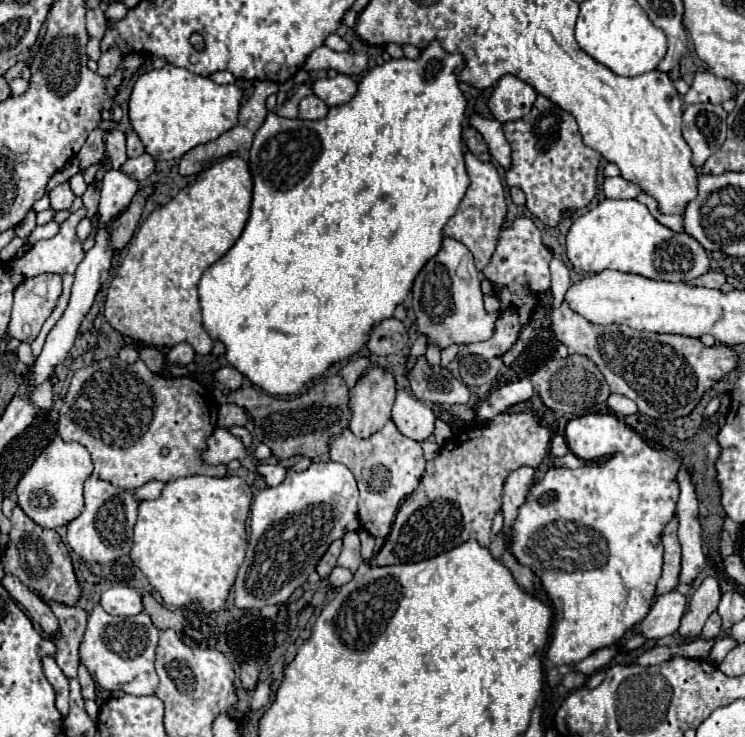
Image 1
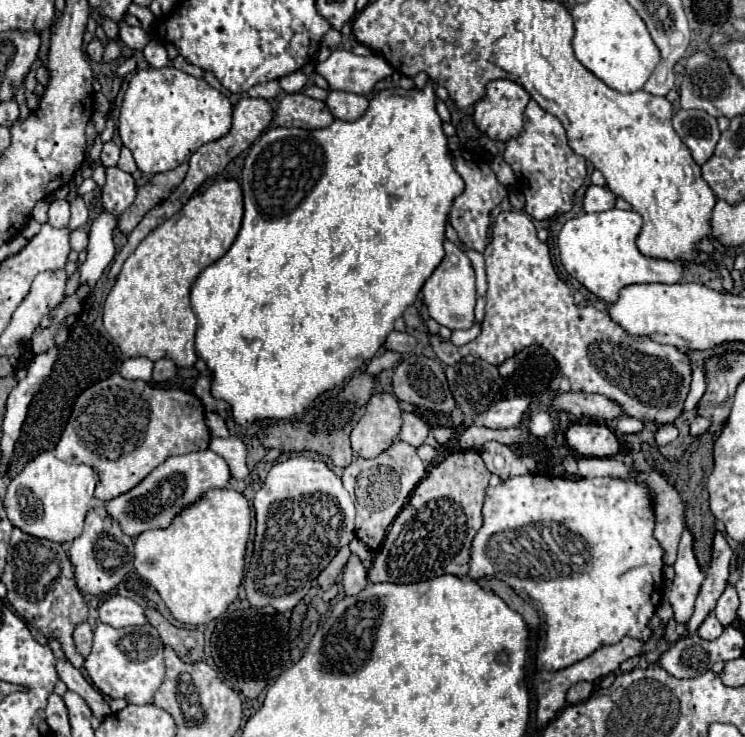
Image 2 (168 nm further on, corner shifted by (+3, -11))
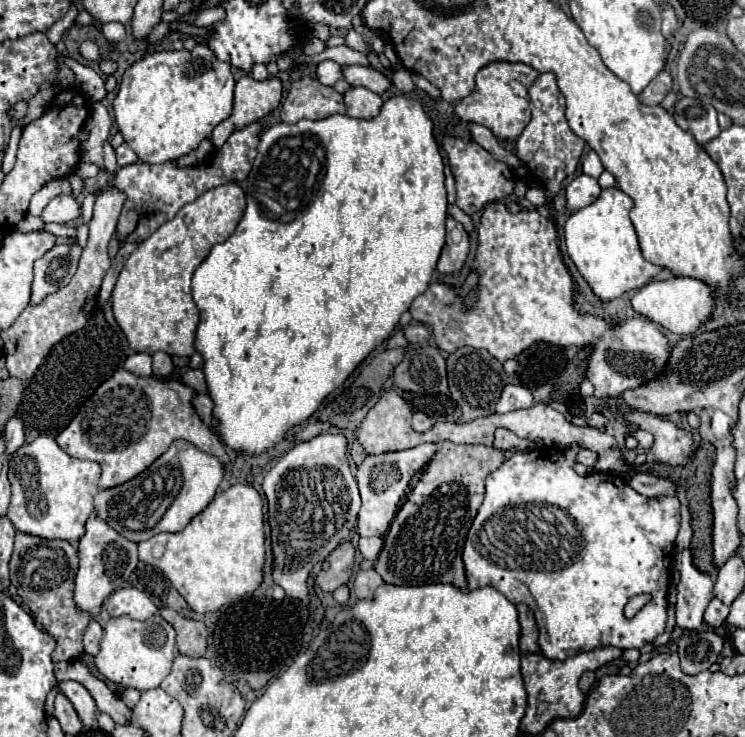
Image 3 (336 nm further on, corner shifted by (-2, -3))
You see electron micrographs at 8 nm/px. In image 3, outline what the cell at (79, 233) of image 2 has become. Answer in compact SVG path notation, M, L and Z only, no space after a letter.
M50 223L50 225L44 225L44 229L58 235L58 237L76 237L76 229L70 227L70 225L54 225L54 223Z

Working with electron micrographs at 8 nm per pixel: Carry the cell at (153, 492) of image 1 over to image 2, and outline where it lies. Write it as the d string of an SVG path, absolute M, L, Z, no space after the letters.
M211 449L167 457L157 469L153 469L131 491L105 501L105 511L113 517L121 531L129 537L137 537L149 529L167 529L171 521L189 505L199 501L209 489L223 489L229 481L229 465L223 457Z

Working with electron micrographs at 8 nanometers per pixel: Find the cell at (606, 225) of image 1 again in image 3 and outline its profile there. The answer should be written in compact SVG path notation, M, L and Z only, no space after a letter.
M602 189L602 195L592 205L574 211L566 221L564 235L568 255L592 291L604 301L622 297L630 289L640 289L662 271L662 267L646 261L638 247L636 231L630 221L632 207L634 201L620 189Z

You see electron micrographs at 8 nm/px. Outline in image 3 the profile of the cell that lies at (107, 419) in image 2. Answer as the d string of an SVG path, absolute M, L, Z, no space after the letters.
M118 369L94 391L86 407L76 413L56 441L70 457L100 463L100 489L122 485L140 475L168 449L174 439L184 439L226 463L228 457L218 437L194 411L194 395L196 391L180 381L138 377L126 369Z

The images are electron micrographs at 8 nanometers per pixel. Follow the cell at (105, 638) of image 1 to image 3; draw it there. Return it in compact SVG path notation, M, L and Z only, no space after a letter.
M126 615L114 617L104 625L104 637L100 643L100 653L94 663L108 681L132 687L138 691L148 691L160 687L162 679L170 673L174 659L174 629L160 615L152 615L146 621L136 621Z

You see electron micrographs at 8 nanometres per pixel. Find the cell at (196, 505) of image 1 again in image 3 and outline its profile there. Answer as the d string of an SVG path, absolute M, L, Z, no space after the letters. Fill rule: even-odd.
M230 485L216 495L210 505L200 511L182 531L158 533L138 543L140 561L152 563L170 579L174 589L186 599L196 613L216 611L222 605L252 593L262 583L264 565L264 515L262 499L250 485ZM156 543L164 543L166 551L160 559L150 555Z

